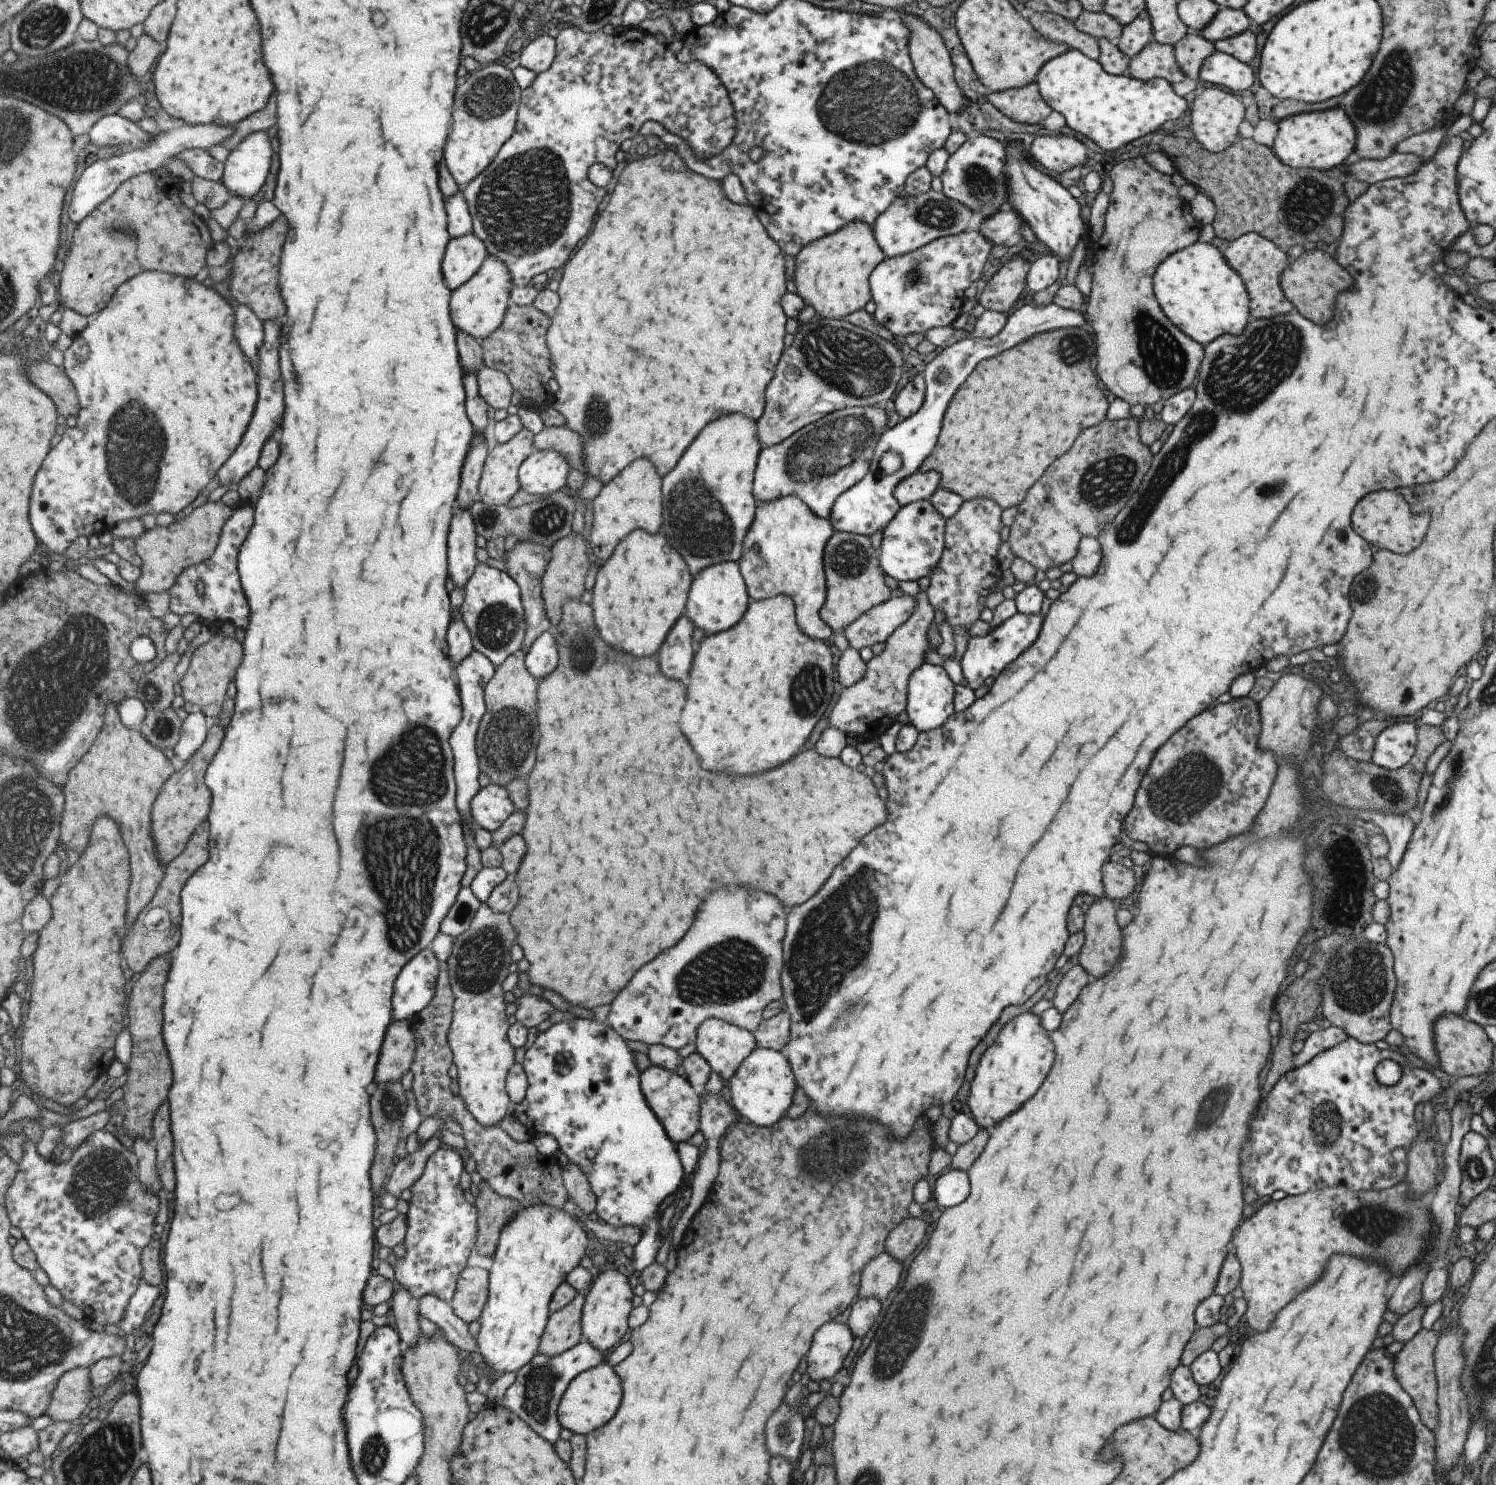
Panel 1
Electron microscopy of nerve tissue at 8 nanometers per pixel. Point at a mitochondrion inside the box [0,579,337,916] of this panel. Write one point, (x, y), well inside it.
(36, 687)

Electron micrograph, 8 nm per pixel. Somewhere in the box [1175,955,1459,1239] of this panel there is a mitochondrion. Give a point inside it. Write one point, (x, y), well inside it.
(1327, 1122)

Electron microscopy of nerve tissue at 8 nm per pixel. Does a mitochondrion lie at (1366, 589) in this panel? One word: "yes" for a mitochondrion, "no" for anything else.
yes

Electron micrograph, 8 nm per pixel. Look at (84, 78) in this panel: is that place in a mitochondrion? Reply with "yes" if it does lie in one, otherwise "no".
yes

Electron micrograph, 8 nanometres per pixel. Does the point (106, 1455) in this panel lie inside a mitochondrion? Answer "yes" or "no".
yes

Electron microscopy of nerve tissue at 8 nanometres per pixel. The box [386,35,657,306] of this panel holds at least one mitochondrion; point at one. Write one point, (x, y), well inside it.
(524, 205)

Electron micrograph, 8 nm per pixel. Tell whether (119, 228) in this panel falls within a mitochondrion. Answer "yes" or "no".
yes

